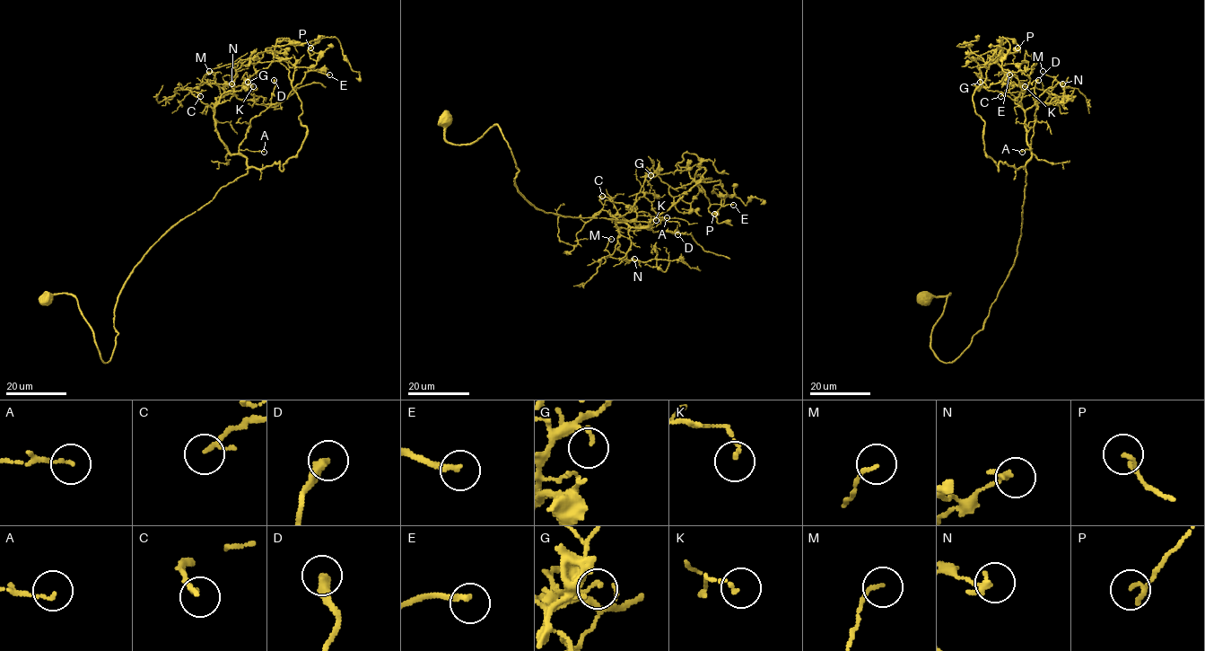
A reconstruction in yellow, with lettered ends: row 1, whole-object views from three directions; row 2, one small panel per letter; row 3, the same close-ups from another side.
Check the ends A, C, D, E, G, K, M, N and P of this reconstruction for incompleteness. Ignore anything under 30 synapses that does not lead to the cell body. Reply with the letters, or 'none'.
E

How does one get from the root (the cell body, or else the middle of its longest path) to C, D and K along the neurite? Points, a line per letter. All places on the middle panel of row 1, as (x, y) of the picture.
C: (445, 118), (444, 138), (459, 145), (497, 125), (516, 188), (537, 208), (650, 224), (593, 215), (602, 196)
D: (445, 118), (444, 138), (459, 145), (497, 125), (516, 188), (537, 209), (677, 234)
K: (445, 118), (459, 145), (497, 125), (537, 209), (656, 220)

